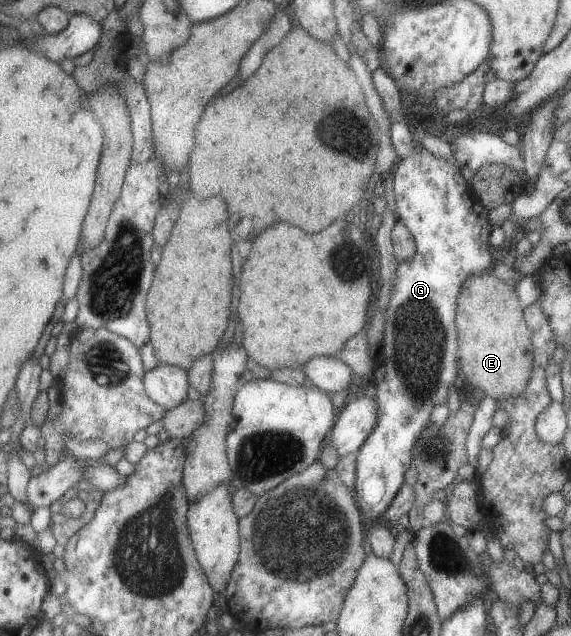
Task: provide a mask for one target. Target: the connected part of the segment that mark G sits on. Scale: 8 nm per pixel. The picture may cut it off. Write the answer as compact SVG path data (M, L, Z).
M378 66L371 72L371 81L392 120L390 138L396 156L401 158L401 163L391 178L396 217L409 230L416 247L415 255L409 261L398 262L389 305L382 315L383 337L377 351L377 363L374 362L374 370L368 378L378 405L377 421L358 449L356 457L356 480L353 488L357 496L356 504L361 509L362 521L385 523L385 510L404 484L405 472L412 465L412 445L418 433L429 423L431 408L438 403L444 403L449 386L459 382L456 301L461 284L468 276L478 276L491 271L492 257L487 240L491 229L488 210L473 196L462 173L454 165L435 157L413 139L408 127L408 117L401 113L400 91L391 77Z

